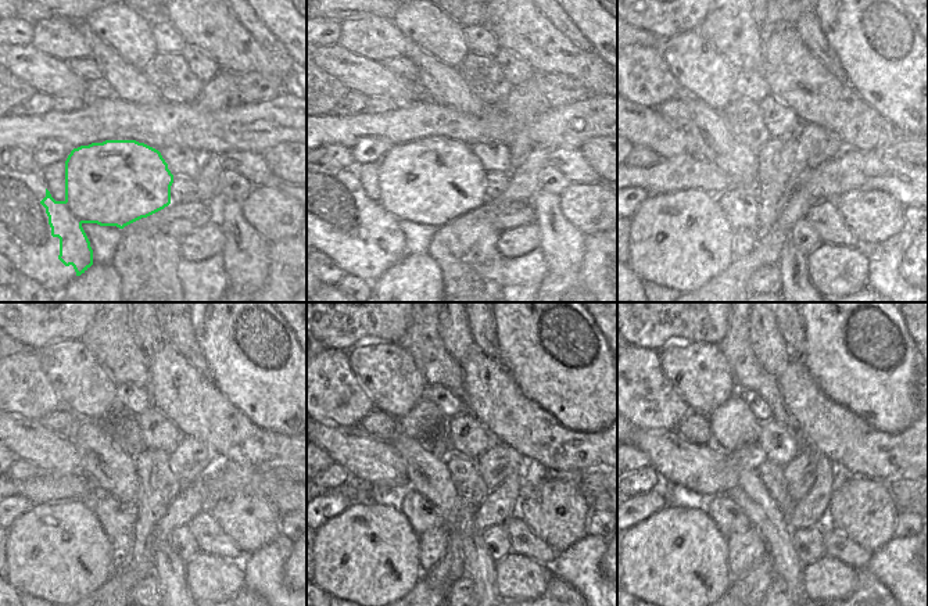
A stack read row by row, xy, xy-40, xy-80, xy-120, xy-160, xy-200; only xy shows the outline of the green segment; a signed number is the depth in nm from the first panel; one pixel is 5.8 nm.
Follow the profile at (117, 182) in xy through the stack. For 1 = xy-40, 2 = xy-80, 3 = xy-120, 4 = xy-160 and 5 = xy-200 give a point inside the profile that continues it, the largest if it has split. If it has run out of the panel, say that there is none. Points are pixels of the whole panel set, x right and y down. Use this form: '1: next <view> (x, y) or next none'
1: next xy-40 (434, 180)
2: next xy-80 (688, 223)
3: next xy-120 (58, 552)
4: next xy-160 (368, 555)
5: next xy-200 (677, 559)

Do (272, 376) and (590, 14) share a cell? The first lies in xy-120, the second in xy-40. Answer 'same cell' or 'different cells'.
same cell

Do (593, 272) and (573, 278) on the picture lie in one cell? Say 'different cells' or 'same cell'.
different cells

